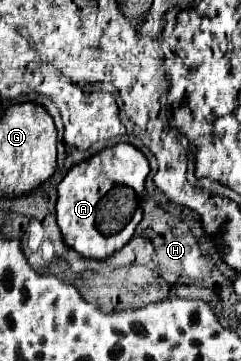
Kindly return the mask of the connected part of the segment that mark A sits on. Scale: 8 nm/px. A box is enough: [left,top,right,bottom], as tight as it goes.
[56,145,150,259]

